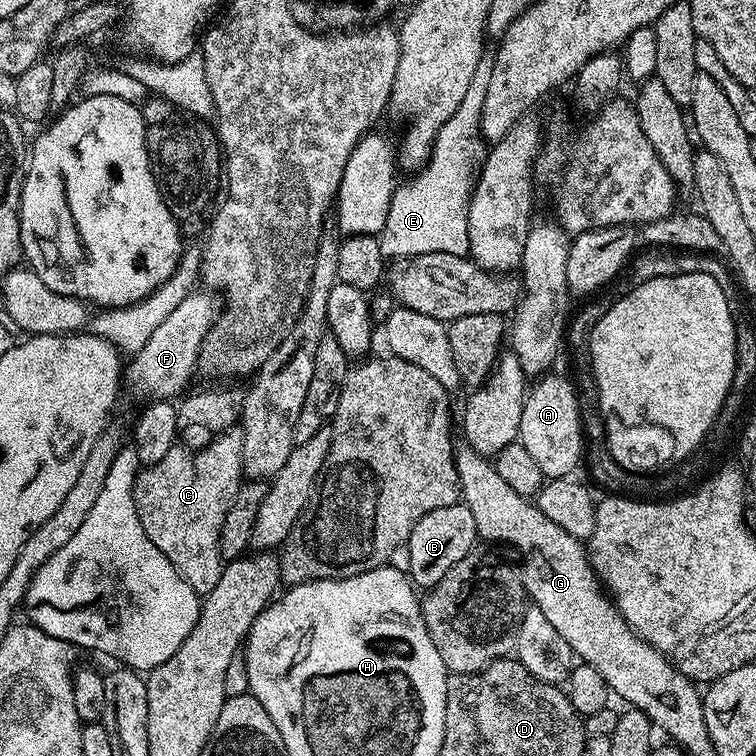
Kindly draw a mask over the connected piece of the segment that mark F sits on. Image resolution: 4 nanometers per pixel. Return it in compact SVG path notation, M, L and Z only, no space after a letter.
M192 291L188 297L183 298L182 302L159 323L154 334L147 339L146 346L127 361L127 383L129 380L142 395L152 396L148 398L153 401L168 402L173 399L171 396L179 397L189 387L187 384L192 372L194 376L197 371L200 347L218 315L218 300L216 304L215 298L212 297L215 295L211 291L203 291Z

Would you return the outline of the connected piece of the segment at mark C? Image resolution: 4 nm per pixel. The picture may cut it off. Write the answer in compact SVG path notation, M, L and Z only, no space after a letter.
M229 430L220 433L215 440L212 440L204 448L195 450L187 446L174 446L166 454L166 458L162 458L158 462L147 465L143 470L136 474L136 485L134 486L134 506L138 510L138 522L142 522L142 530L146 530L146 538L150 538L150 542L154 542L154 546L158 546L158 550L162 550L162 554L166 554L166 558L174 566L174 570L178 570L178 574L184 581L193 588L197 594L207 594L214 590L214 586L218 586L218 578L222 578L222 570L225 561L220 554L220 535L222 534L222 526L226 518L226 510L230 507L236 498L236 491L240 489L242 477L244 476L244 467L242 466L242 432L239 430Z

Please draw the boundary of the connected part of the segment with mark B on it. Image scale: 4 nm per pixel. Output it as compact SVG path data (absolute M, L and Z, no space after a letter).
M462 502L442 506L438 510L430 510L414 526L408 536L408 549L410 550L410 566L407 575L417 589L427 590L433 588L442 578L446 578L446 570L454 566L454 562L462 562L466 554L477 547L478 537L474 526L474 514Z

